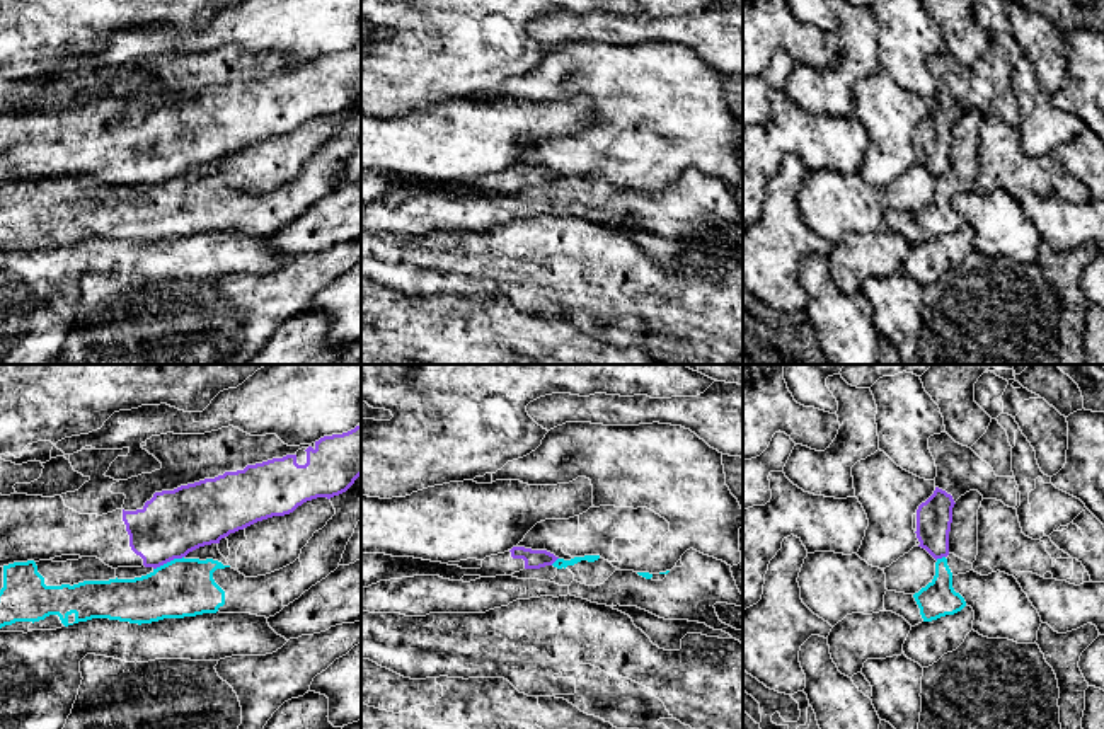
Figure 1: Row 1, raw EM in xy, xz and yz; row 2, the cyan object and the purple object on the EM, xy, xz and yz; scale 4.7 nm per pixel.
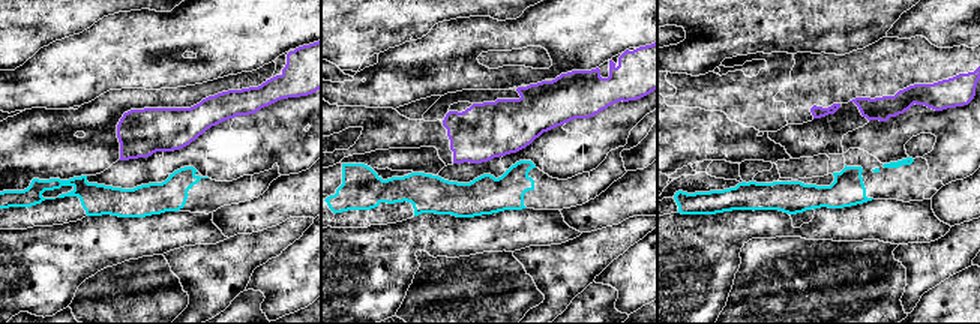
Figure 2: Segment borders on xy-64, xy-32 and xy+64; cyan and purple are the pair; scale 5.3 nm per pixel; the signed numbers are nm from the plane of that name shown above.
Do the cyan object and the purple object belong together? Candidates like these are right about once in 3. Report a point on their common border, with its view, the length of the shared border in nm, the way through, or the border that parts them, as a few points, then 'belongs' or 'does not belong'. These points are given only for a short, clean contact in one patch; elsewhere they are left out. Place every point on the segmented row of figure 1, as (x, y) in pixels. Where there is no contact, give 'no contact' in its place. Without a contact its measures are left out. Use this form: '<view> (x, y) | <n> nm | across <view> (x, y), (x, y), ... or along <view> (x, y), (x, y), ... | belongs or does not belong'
xy (167, 562) | 160 nm | along xy (183, 556), (154, 569) | does not belong

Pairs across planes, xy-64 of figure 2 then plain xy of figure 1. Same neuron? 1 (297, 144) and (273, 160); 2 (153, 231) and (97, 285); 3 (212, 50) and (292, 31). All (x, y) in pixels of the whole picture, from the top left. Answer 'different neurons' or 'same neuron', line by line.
1: same neuron
2: different neurons
3: same neuron

